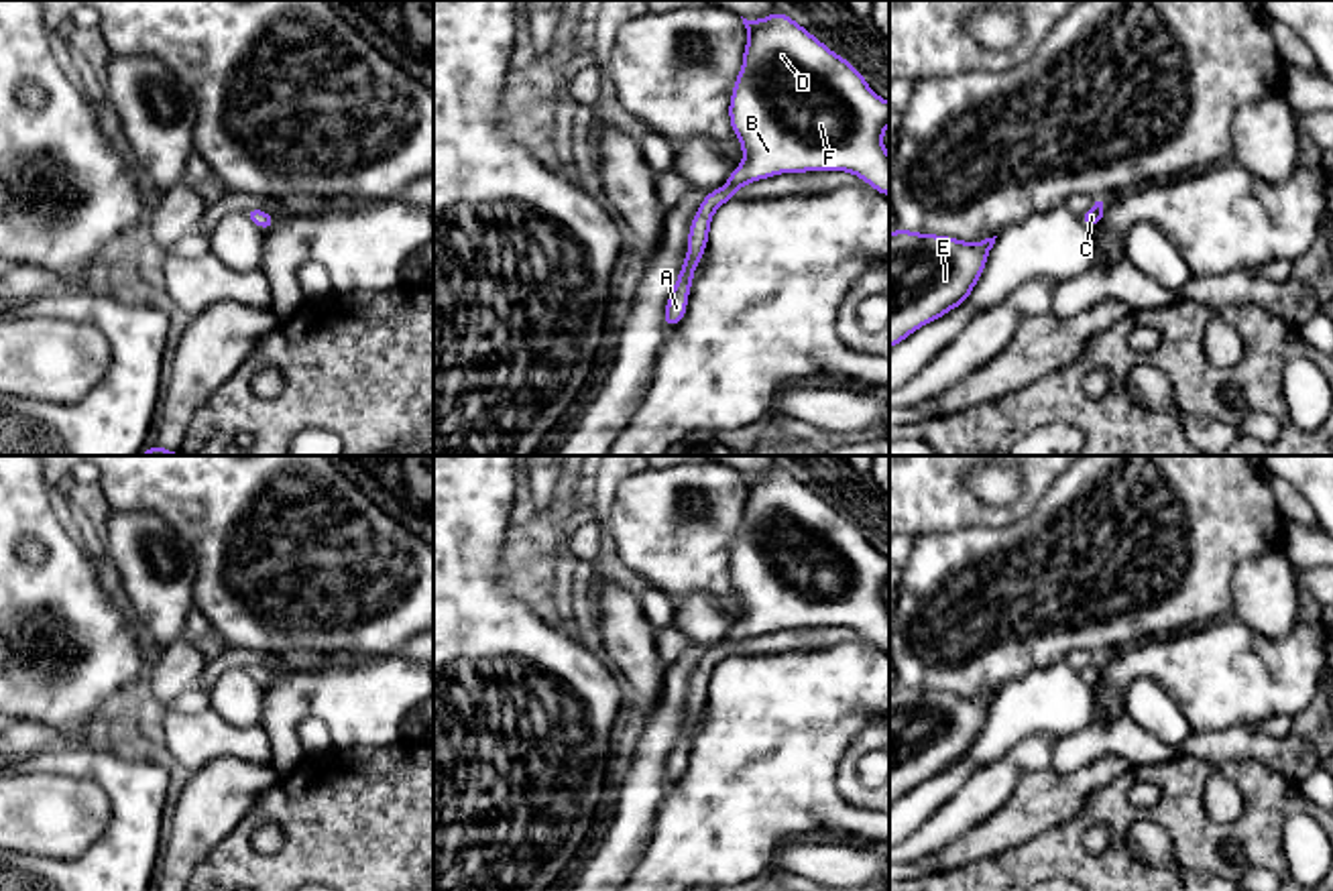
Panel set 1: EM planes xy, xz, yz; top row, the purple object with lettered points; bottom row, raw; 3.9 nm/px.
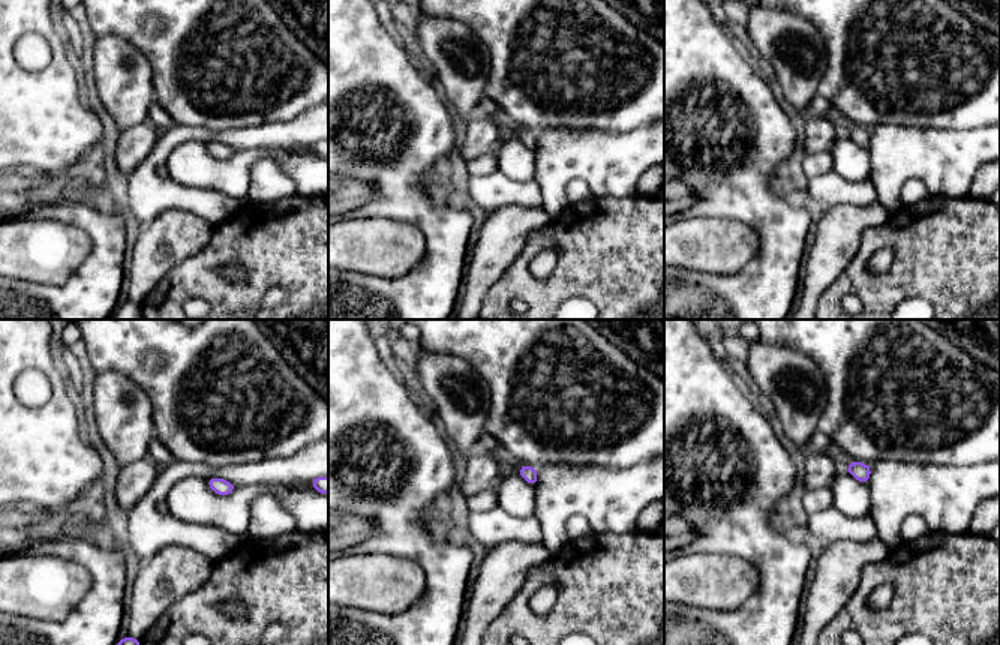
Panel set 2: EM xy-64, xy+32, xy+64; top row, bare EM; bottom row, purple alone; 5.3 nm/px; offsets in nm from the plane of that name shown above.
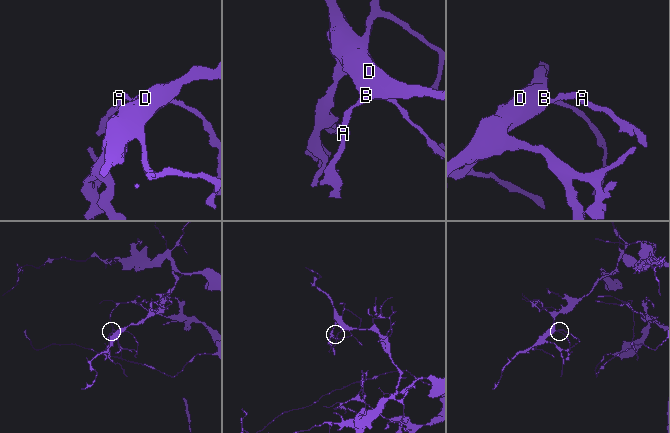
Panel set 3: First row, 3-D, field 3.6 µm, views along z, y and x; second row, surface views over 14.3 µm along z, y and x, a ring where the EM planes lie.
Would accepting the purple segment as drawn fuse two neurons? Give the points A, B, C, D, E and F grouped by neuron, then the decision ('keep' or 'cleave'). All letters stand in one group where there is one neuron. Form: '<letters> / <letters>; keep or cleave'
A B C D E F; keep

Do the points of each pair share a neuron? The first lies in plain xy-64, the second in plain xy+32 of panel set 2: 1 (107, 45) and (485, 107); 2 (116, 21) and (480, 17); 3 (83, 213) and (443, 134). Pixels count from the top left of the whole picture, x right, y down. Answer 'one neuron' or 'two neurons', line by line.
1: two neurons
2: one neuron
3: one neuron

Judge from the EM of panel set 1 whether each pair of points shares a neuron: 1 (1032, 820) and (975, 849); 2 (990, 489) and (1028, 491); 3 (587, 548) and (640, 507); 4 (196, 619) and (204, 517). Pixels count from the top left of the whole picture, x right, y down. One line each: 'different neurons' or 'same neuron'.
1: same neuron
2: different neurons
3: different neurons
4: different neurons

